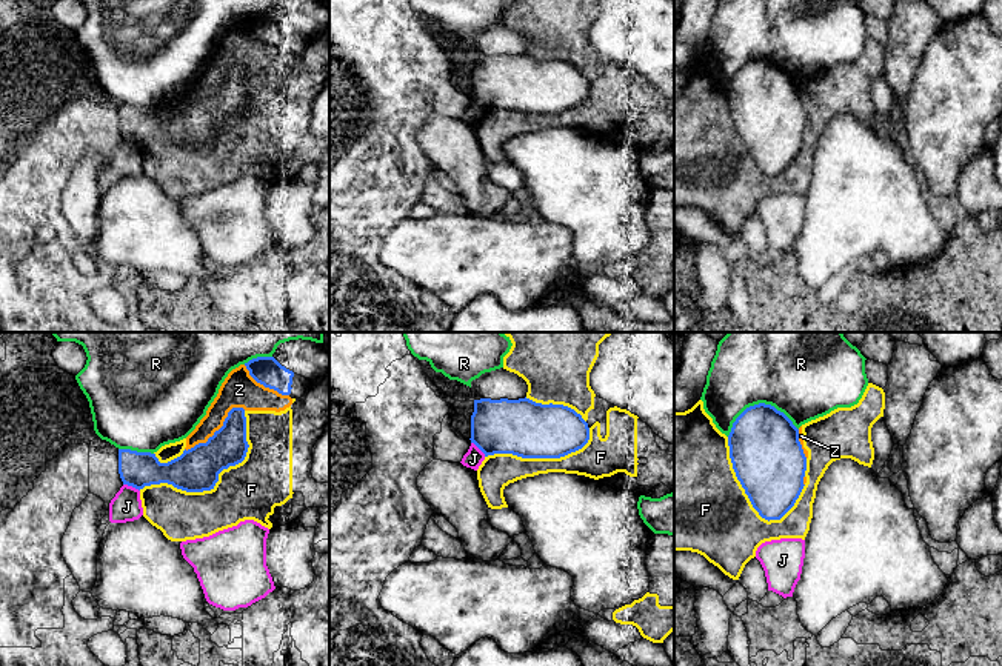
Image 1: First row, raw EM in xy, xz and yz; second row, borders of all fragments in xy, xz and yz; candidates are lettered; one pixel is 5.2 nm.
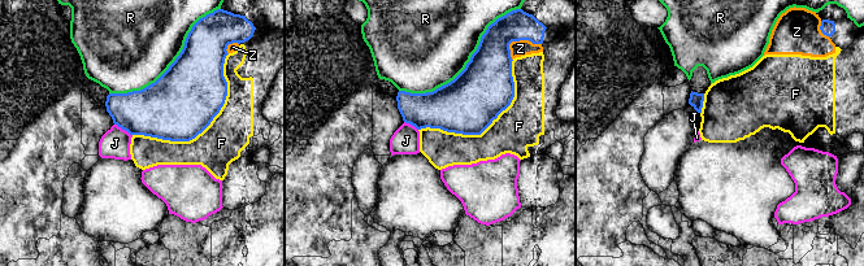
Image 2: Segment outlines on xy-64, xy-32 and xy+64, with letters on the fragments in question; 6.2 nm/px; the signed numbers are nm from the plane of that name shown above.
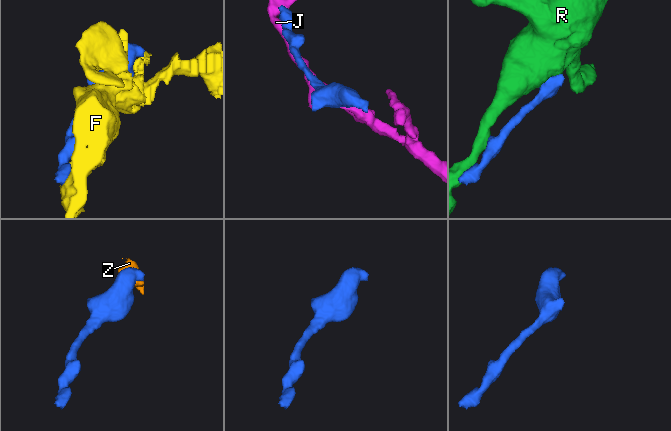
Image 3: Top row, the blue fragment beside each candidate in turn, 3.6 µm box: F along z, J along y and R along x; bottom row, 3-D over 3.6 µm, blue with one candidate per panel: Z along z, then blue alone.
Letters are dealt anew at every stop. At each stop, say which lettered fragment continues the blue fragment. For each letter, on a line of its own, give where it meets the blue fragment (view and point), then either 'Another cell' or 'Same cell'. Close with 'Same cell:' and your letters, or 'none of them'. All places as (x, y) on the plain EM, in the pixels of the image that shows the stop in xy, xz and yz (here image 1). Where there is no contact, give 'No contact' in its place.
F: Touches blue at xy (217, 136). Another cell
J: Touches blue at xy (131, 140). Another cell
R: Touches blue at yz (759, 59). Another cell
Z: Touches blue at xy (219, 85). Another cell
Same cell: none of them

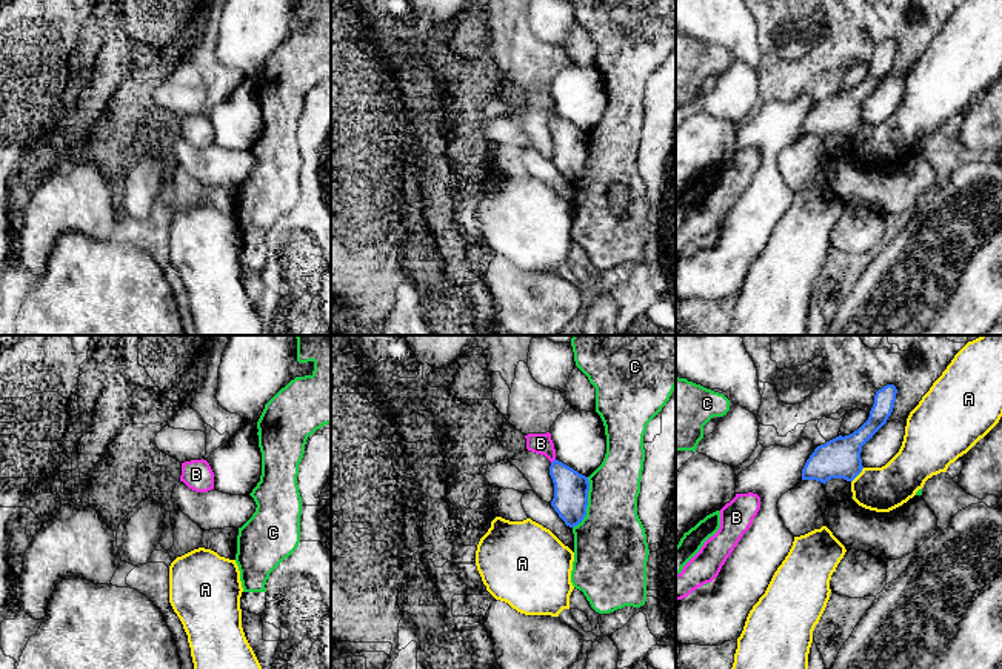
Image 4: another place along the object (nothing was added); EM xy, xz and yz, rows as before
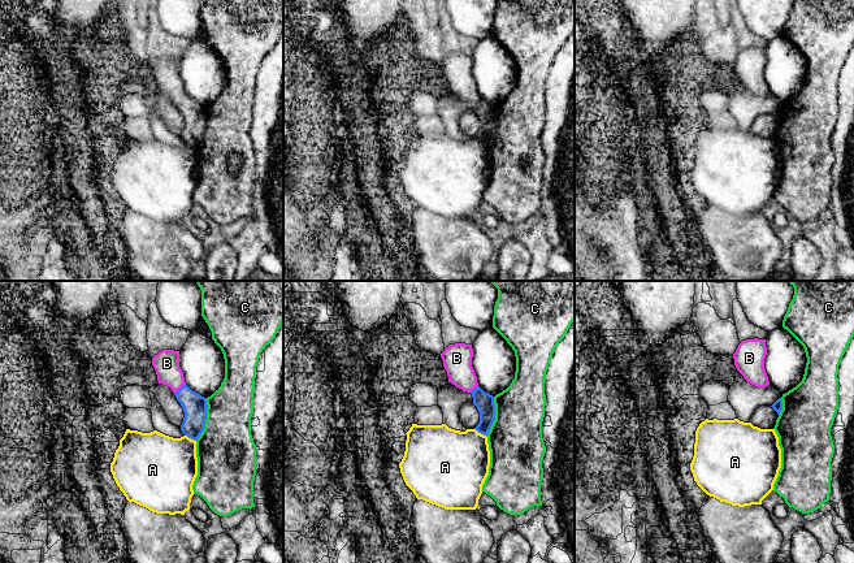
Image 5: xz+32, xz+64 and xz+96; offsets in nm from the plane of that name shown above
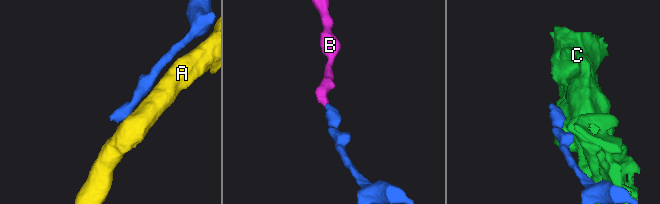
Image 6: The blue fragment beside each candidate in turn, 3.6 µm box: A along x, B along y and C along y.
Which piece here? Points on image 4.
A: Touches blue at yz (858, 129). Another cell
B: Touches blue at xz (553, 117). Same cell
C: Touches blue at xz (587, 159). Another cell
Same cell: B

